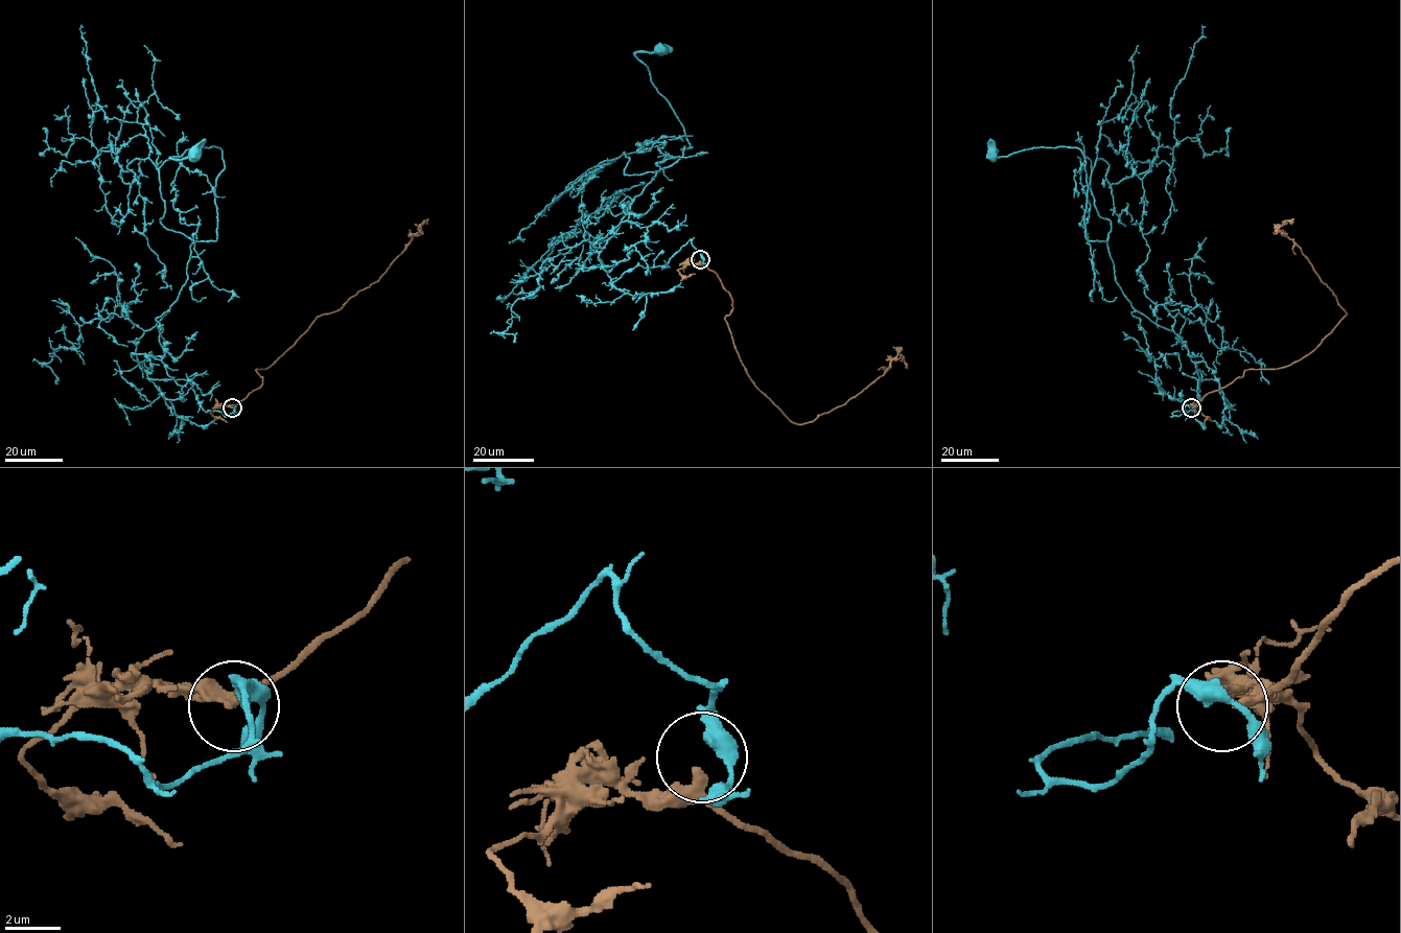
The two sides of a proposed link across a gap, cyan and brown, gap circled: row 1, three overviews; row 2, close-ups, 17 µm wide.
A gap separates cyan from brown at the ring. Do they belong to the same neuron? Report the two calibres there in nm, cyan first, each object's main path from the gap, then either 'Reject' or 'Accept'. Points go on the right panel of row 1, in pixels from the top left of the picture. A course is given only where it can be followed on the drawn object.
Thickness 460 nm (cyan) against 360 nm. Course of cyan: (1190, 407), (1172, 413), (1214, 372), (1137, 311), (1106, 241), (1087, 238), (1083, 154), (990, 155). Course of brown: (1192, 407), (1246, 370), (1284, 368), (1309, 354), (1346, 315), (1301, 250), (1279, 230), (1293, 219). Reject

